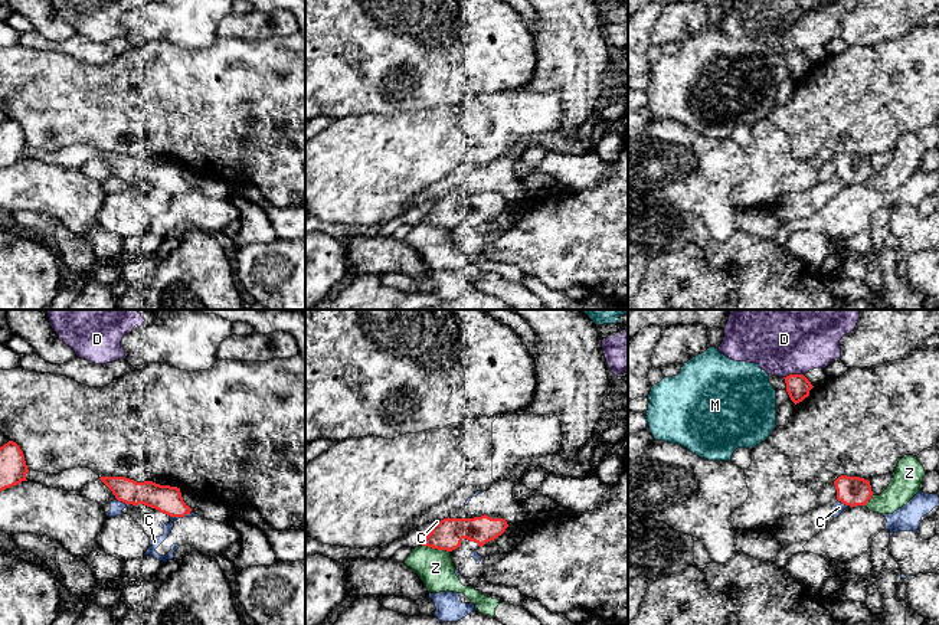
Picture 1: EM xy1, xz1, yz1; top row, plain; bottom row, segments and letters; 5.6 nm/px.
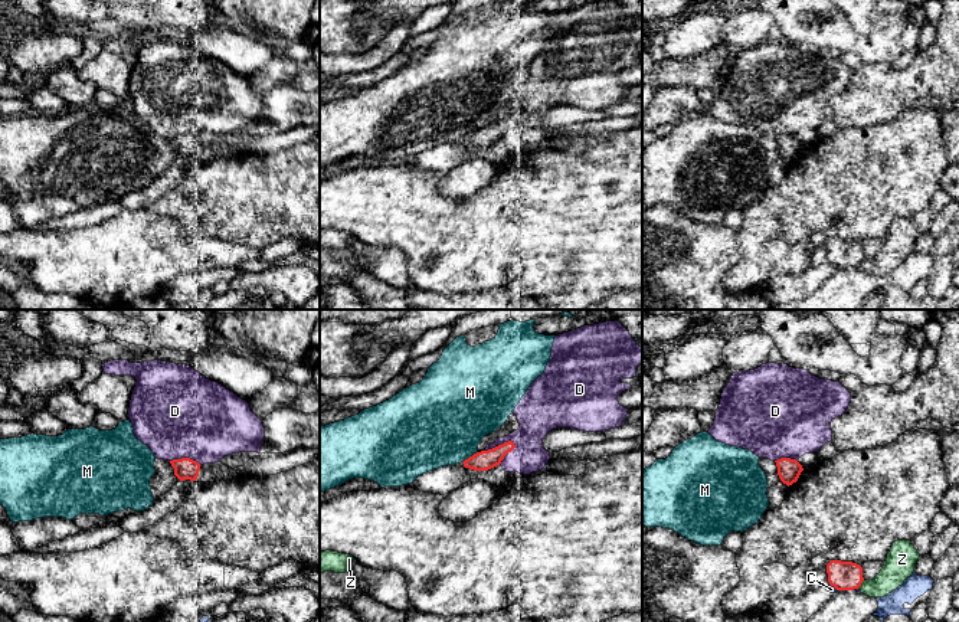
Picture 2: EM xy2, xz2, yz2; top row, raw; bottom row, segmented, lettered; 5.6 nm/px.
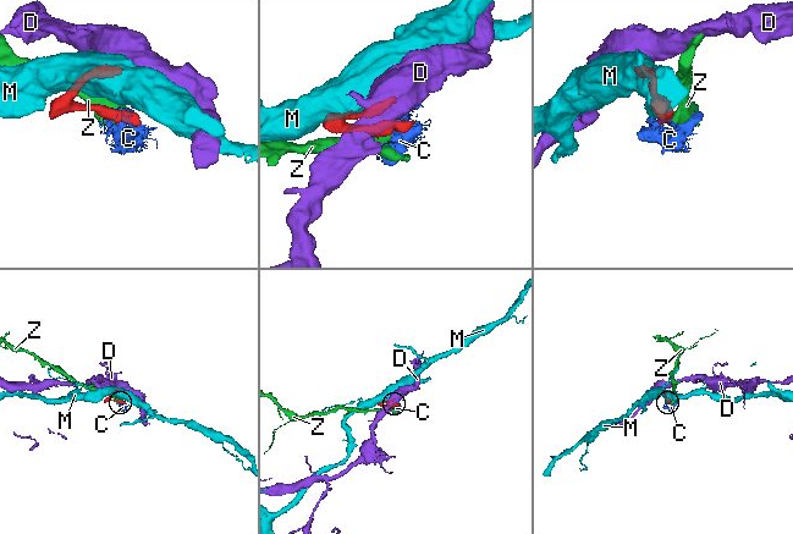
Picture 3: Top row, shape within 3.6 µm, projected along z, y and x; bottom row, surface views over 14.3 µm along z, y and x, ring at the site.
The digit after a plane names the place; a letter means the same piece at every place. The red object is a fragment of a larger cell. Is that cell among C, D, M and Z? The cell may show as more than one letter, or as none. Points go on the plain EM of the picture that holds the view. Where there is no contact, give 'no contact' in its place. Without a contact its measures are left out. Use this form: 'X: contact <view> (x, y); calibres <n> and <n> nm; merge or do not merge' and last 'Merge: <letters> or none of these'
C: contact xy1 (179, 193); calibres 150 and 60 nm; do not merge
D: contact xz2 (500, 123); calibres 110 and 200 nm; do not merge
M: contact xz2 (470, 134); calibres 110 and 480 nm; do not merge
Z: contact xz1 (437, 225); calibres 170 and 200 nm; do not merge
Merge: none of these

